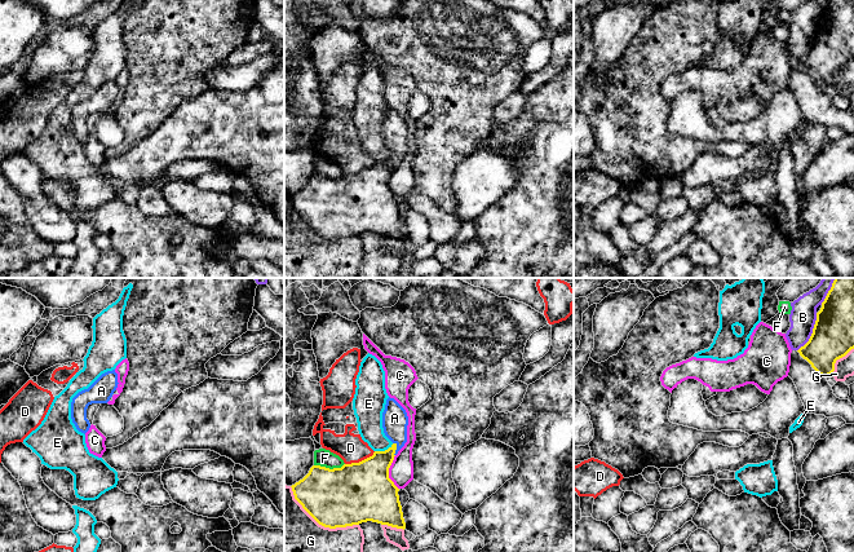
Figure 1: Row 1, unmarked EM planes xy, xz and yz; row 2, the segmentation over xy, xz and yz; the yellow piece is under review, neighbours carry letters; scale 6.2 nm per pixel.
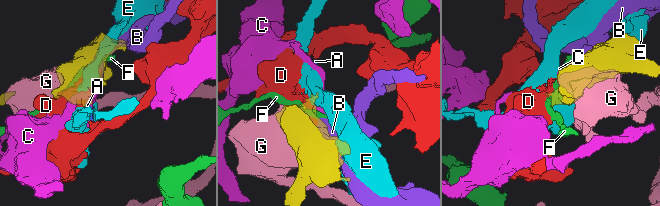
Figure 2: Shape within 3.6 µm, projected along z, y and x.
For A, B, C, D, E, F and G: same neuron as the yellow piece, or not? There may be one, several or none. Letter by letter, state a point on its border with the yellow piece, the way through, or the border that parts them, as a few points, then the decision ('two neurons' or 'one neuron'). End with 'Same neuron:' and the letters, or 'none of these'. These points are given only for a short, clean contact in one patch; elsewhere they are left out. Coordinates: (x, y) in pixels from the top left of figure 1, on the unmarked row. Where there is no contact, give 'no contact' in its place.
A: contact xz (395, 159); way xz (368, 189), (395, 159), (394, 128); one neuron
B: contact yz (813, 43); two neurons
C: contact xz (388, 182); two neurons
D: contact xz (359, 172); two neurons
E: contact xz (385, 160); two neurons
F: contact xz (328, 179); two neurons
G: contact xz (321, 234); two neurons
Same neuron: A

